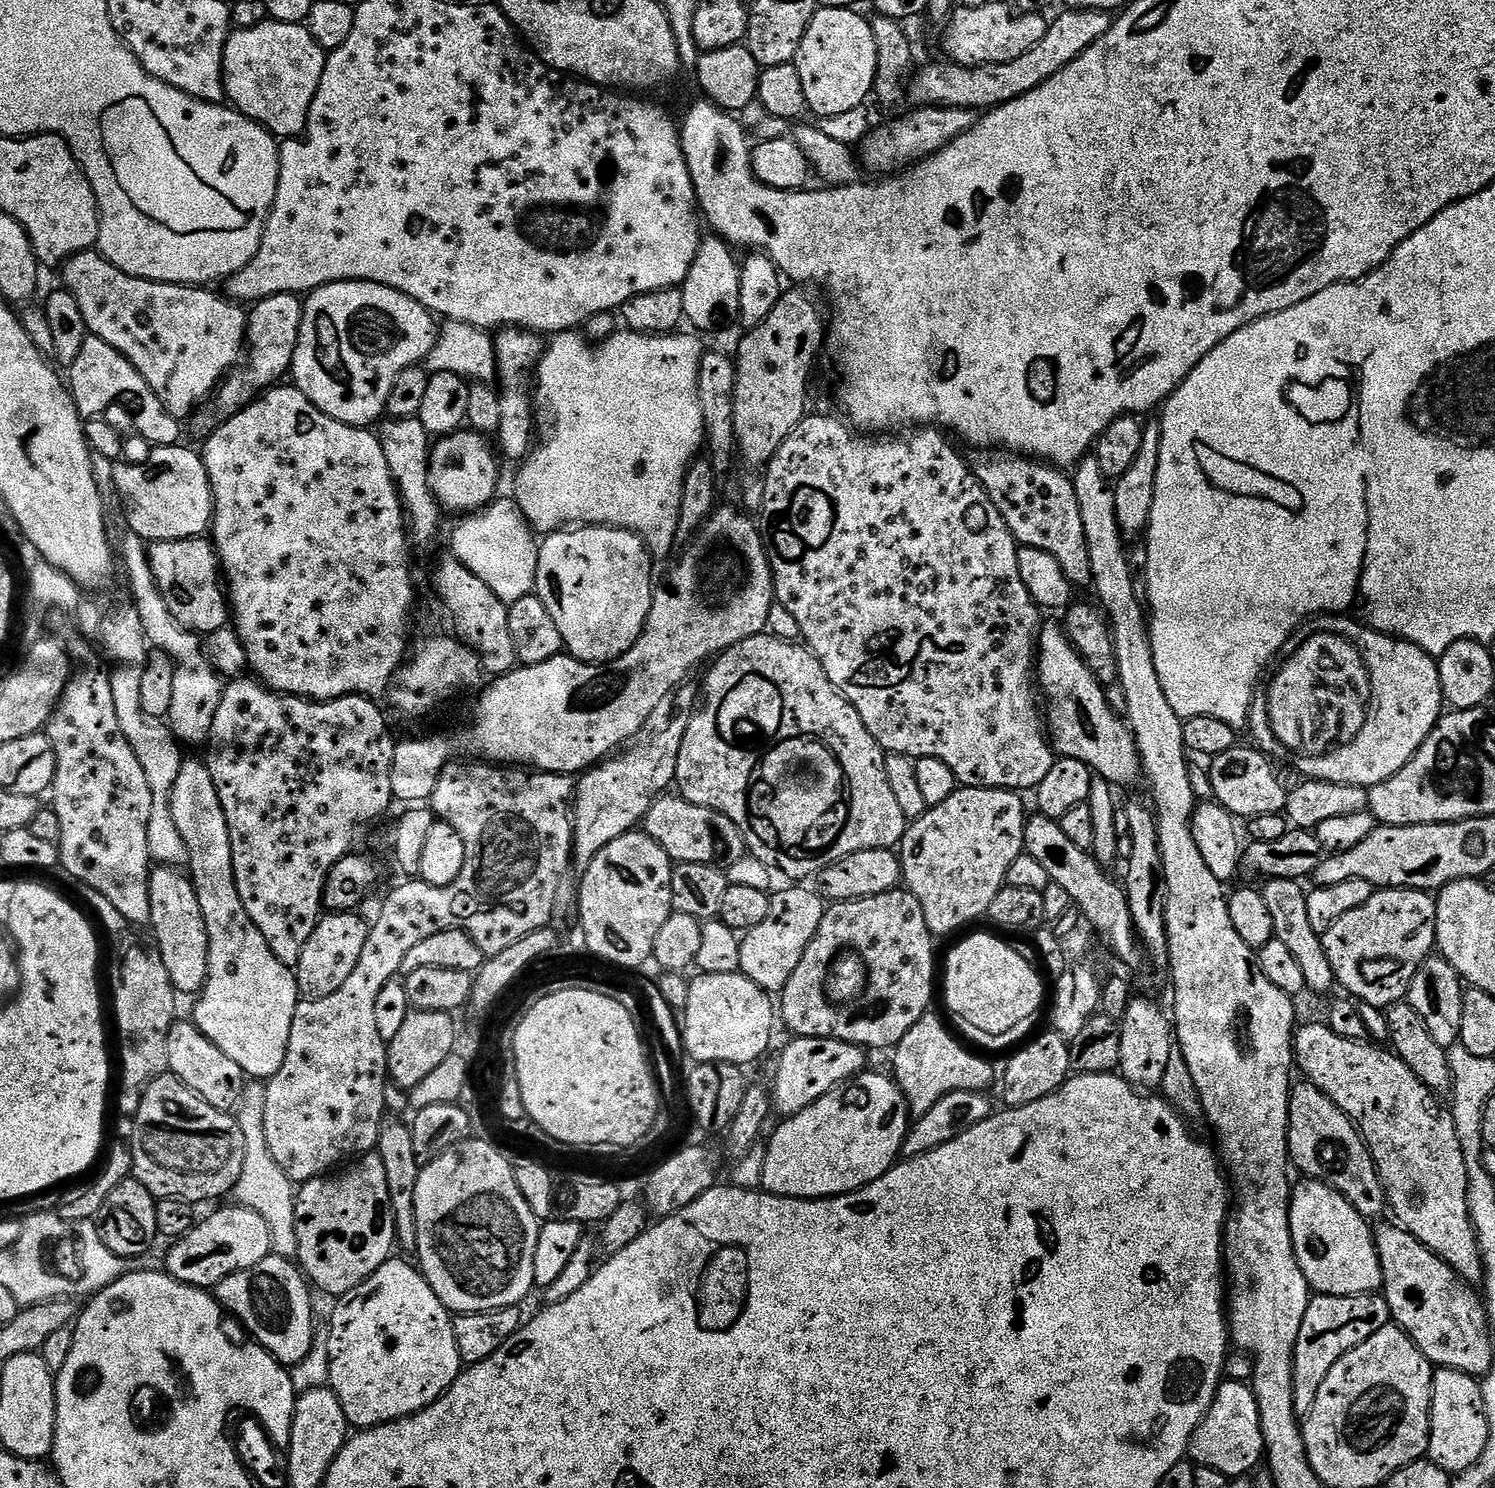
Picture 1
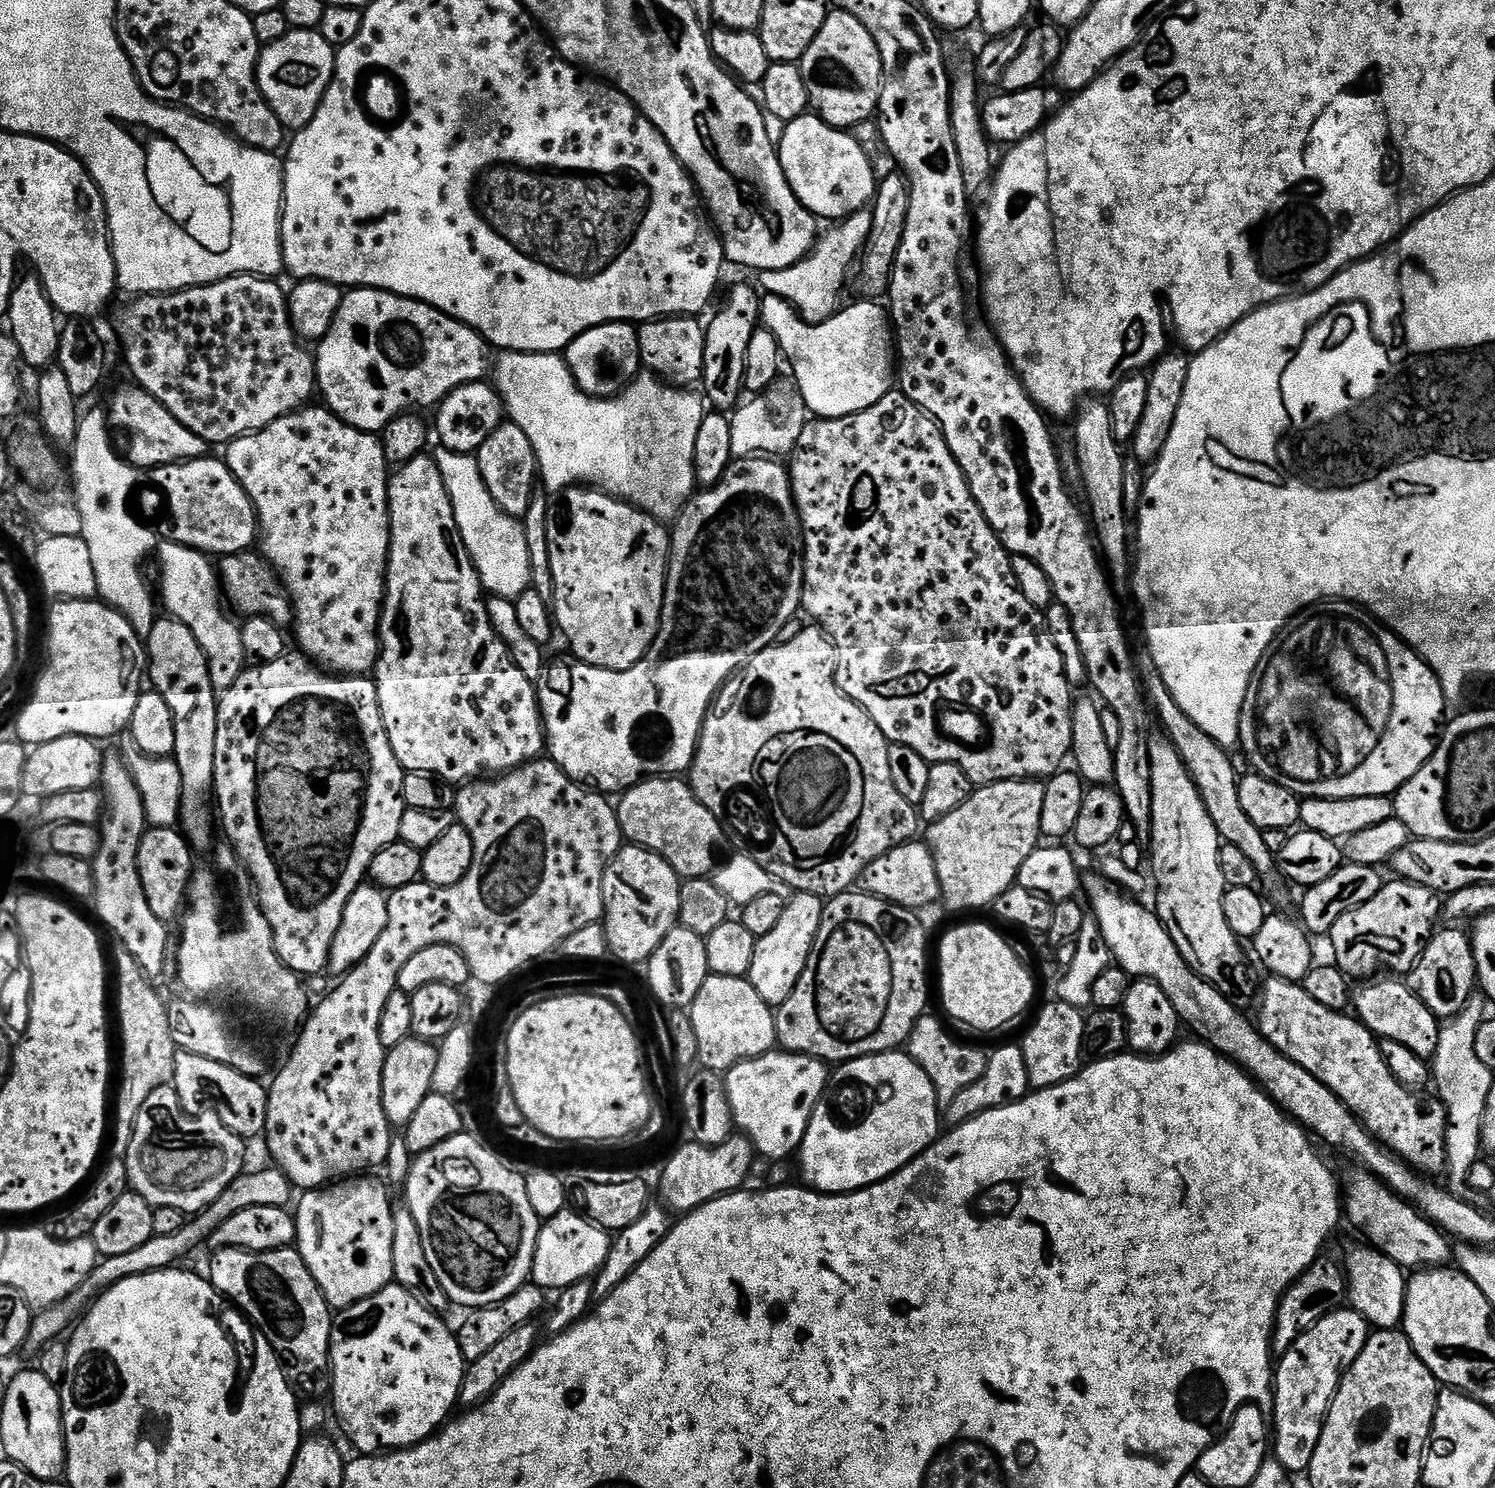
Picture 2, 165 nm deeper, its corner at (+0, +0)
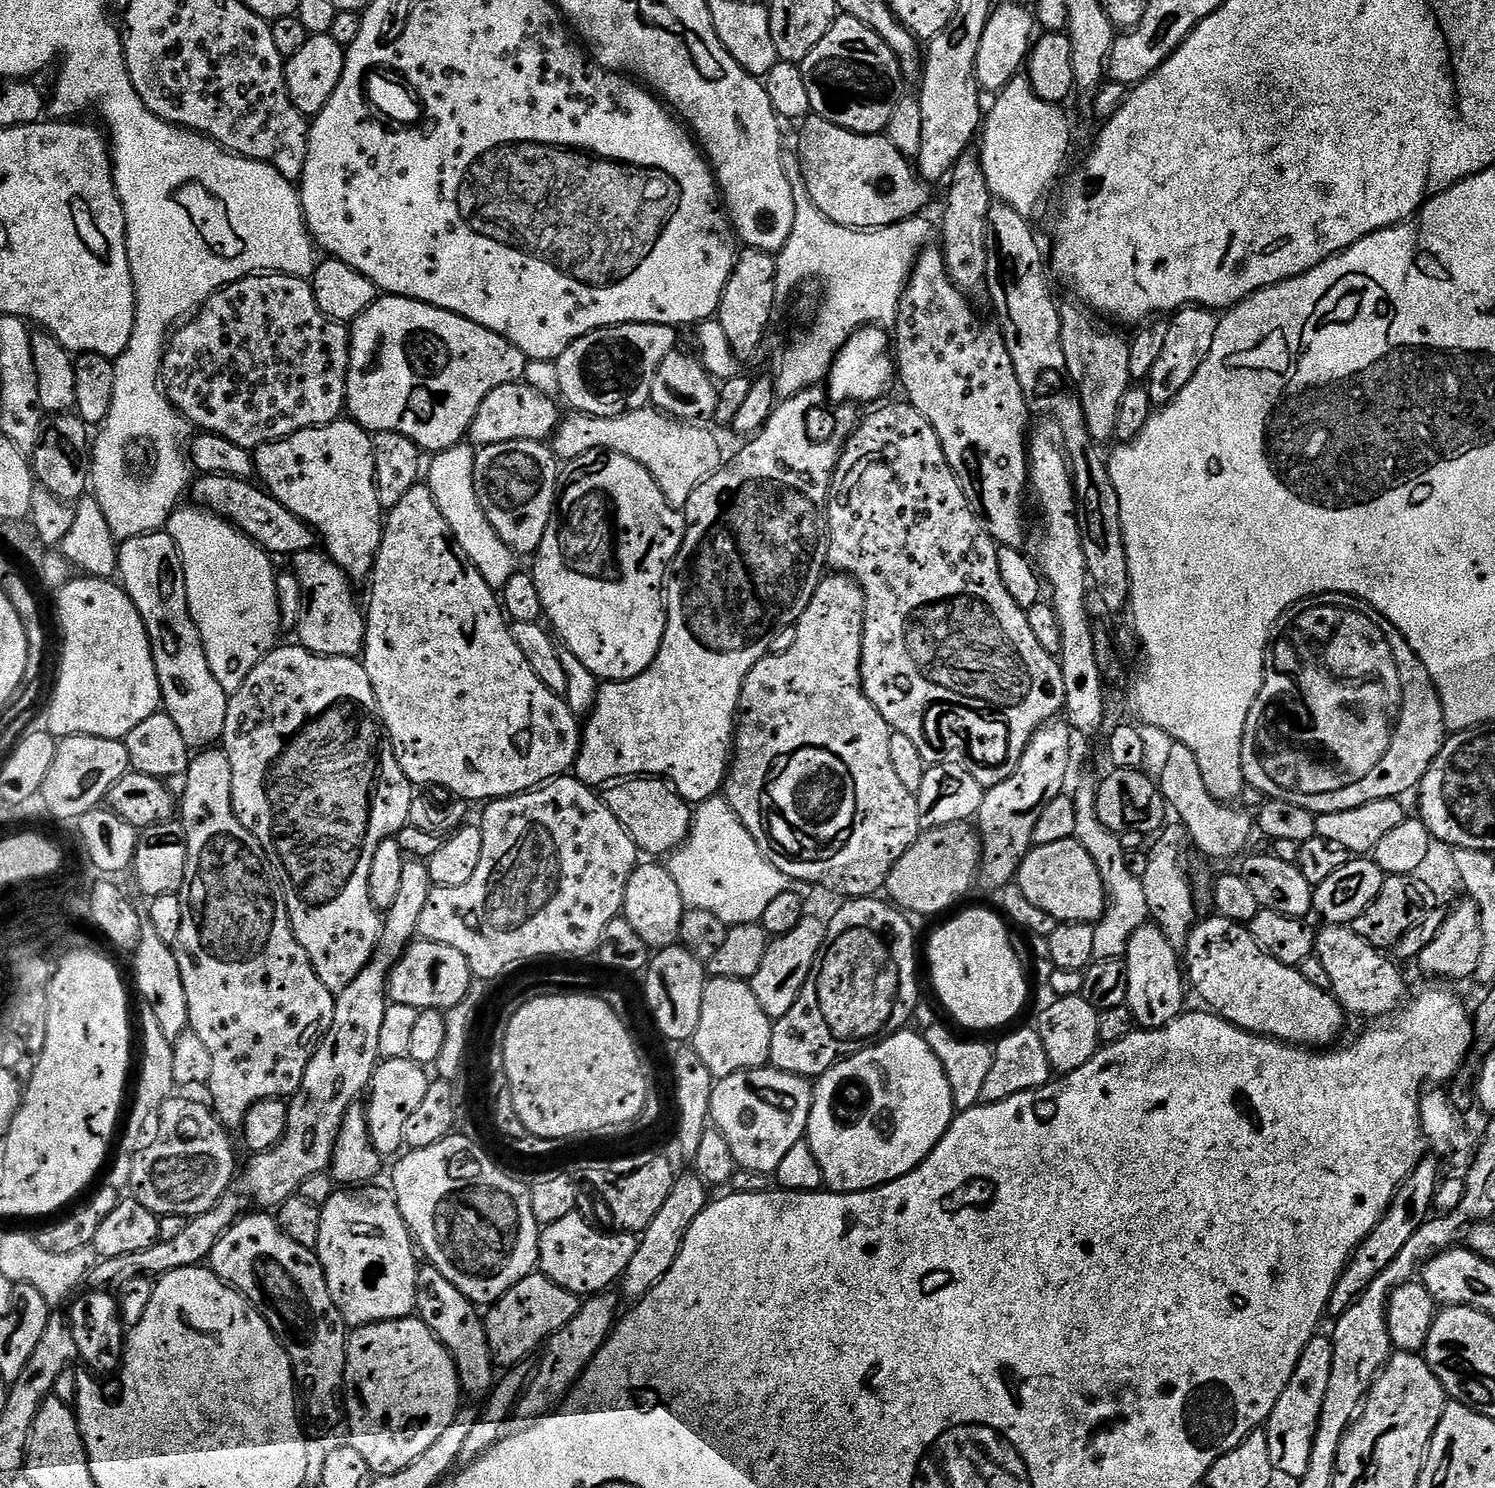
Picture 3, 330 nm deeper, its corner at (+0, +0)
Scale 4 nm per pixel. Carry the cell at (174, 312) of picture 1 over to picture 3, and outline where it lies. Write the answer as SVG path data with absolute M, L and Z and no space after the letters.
M253 274L243 280L236 280L220 289L187 322L181 323L171 333L167 348L164 349L164 361L160 367L160 383L166 398L183 414L193 429L200 432L212 432L216 436L234 442L234 446L242 446L255 450L275 440L284 440L307 428L316 428L319 424L333 424L341 419L346 408L346 378L350 362L350 342L347 323L331 320L318 310L318 302L314 298L311 283L303 276L285 276L283 274Z

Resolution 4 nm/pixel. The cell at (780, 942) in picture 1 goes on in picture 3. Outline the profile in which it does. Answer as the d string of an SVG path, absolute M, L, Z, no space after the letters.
M808 914L802 922L798 922L798 926L794 926L794 930L790 930L790 934L775 937L769 943L766 958L762 958L762 966L758 966L758 974L754 974L750 981L754 990L754 998L758 998L758 1006L762 1006L769 1020L775 1022L781 1020L786 1014L790 1014L790 1006L798 1002L798 994L802 994L802 986L806 986L806 978L810 978L810 970L822 950L822 942L825 938L825 921L823 919L820 921L818 917Z

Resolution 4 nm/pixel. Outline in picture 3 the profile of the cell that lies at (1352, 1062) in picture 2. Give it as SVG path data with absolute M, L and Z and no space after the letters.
M1212 914L1209 920L1194 923L1182 955L1182 964L1191 991L1193 988L1215 1015L1228 1020L1235 1028L1245 1028L1255 1036L1270 1036L1273 1040L1307 1046L1313 1050L1327 1049L1339 1041L1336 1039L1344 1028L1346 1013L1331 991L1318 990L1318 986L1302 978L1299 967L1278 962L1278 958L1264 952L1243 924L1235 924L1219 914Z

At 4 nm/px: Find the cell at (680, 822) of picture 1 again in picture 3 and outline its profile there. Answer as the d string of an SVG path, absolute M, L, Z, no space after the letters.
M629 778L623 782L613 782L603 789L602 799L610 814L622 822L626 834L630 834L637 849L641 853L649 852L652 855L649 857L664 858L675 852L692 829L693 809L663 779Z

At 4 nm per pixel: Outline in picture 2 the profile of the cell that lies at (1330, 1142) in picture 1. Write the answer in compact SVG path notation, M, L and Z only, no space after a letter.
M1363 1166L1343 1177L1342 1212L1354 1227L1360 1228L1367 1243L1377 1248L1386 1258L1405 1270L1421 1268L1442 1268L1453 1259L1454 1248L1449 1237L1428 1220L1409 1201L1393 1192L1388 1185Z

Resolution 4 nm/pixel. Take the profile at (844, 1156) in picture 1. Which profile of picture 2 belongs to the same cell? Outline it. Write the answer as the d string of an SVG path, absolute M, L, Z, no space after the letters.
M907 1051L880 1052L876 1056L863 1056L857 1060L846 1060L829 1075L827 1091L824 1099L816 1103L804 1140L798 1149L800 1172L804 1175L803 1183L821 1194L847 1194L857 1192L859 1188L869 1188L871 1184L881 1184L887 1176L893 1176L895 1172L906 1167L911 1160L922 1155L941 1135L942 1105L936 1100L936 1091L926 1074L926 1070L922 1070L922 1066L918 1066L918 1062L914 1062Z

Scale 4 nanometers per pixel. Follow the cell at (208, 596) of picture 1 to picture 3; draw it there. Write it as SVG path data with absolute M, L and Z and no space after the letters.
M320 550L299 552L291 557L290 564L296 567L300 587L300 620L295 631L300 636L299 647L319 656L359 657L364 650L366 612L352 593L353 581Z

